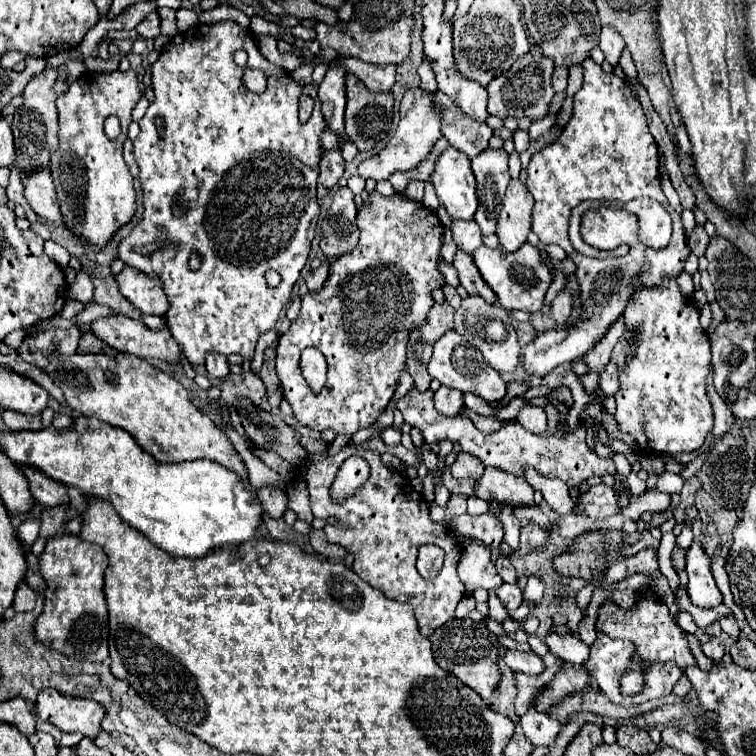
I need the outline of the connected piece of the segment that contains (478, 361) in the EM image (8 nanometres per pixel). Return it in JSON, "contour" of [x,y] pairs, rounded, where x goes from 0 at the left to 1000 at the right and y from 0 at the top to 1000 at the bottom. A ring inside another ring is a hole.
{"contour":[[[593,438],[574,454],[574,467],[566,480],[566,493],[569,499],[579,501],[585,509],[606,515],[611,520],[616,517],[630,520],[640,525],[646,533],[664,530],[669,525],[669,504],[659,496],[659,491],[651,491],[651,485],[640,480],[640,472],[635,470],[635,464],[630,464],[630,459],[624,459],[624,454],[619,454],[619,448],[614,448],[603,438]]]}

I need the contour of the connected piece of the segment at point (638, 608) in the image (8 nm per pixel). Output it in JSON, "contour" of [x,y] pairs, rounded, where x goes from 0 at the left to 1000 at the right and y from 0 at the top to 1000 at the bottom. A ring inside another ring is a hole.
{"contour":[[[854,776],[841,787],[841,798],[836,806],[823,806],[810,792],[802,792],[791,806],[788,832],[804,843],[817,843],[817,845],[823,843],[836,848],[841,853],[841,864],[852,874],[889,874],[902,882],[902,890],[905,882],[921,880],[921,872],[907,845],[910,837],[892,821],[884,800],[862,782],[862,776]]]}

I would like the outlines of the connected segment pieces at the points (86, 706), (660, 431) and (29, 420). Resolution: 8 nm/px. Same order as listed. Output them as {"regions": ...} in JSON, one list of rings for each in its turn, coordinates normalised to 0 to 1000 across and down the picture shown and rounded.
{"regions":[[[[58,911],[48,927],[48,946],[74,959],[82,970],[108,970],[111,975],[127,978],[140,940],[127,927],[90,922],[74,911]]],[[[881,369],[870,380],[847,380],[836,390],[825,411],[825,430],[833,438],[836,470],[831,480],[817,485],[820,515],[815,517],[815,557],[823,573],[839,578],[847,599],[860,602],[899,602],[915,599],[929,591],[934,573],[942,567],[942,538],[934,525],[934,496],[939,485],[939,456],[931,435],[926,433],[926,411],[913,393],[905,393],[892,369]]],[[[5,544],[3,554],[13,570],[37,570],[37,567],[56,567],[53,552],[34,552],[21,544]]]]}

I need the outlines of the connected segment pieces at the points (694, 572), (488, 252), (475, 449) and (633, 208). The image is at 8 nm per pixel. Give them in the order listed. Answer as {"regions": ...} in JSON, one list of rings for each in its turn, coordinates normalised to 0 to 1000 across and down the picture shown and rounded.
{"regions":[[[[915,718],[907,729],[907,761],[910,761],[910,787],[913,795],[923,803],[950,803],[955,798],[952,779],[942,766],[939,737],[926,718]]],[[[693,321],[685,332],[672,335],[672,332],[656,332],[646,327],[632,327],[624,335],[624,343],[638,364],[638,369],[648,377],[648,382],[656,388],[659,401],[669,409],[690,409],[690,411],[714,411],[720,403],[720,388],[725,385],[730,366],[725,353],[717,345],[717,337],[709,327],[701,321]]],[[[545,515],[534,528],[526,530],[526,541],[534,549],[534,557],[540,562],[556,567],[561,575],[561,586],[566,586],[566,589],[582,586],[587,581],[595,581],[598,586],[606,583],[611,597],[630,602],[640,615],[659,618],[659,620],[672,623],[672,626],[690,631],[690,634],[693,634],[693,618],[704,618],[725,634],[743,634],[754,647],[765,644],[770,636],[775,636],[783,628],[799,631],[799,628],[812,628],[812,623],[815,623],[810,607],[799,607],[778,591],[778,586],[775,586],[775,575],[780,567],[778,560],[765,557],[765,562],[757,567],[746,554],[751,549],[743,544],[738,544],[741,560],[735,562],[735,567],[730,573],[725,573],[725,570],[714,573],[714,575],[701,573],[685,557],[669,557],[659,570],[638,573],[616,552],[582,549],[582,544],[577,544],[577,538],[571,533],[571,522],[574,520],[569,515],[561,520],[553,515]]],[[[847,261],[820,271],[823,276],[833,279],[844,290],[844,316],[852,324],[865,329],[876,329],[884,324],[889,311],[889,292],[884,279],[865,263]]]]}

